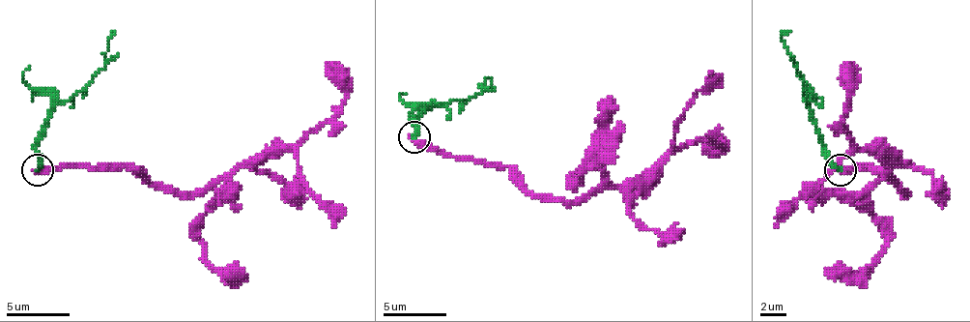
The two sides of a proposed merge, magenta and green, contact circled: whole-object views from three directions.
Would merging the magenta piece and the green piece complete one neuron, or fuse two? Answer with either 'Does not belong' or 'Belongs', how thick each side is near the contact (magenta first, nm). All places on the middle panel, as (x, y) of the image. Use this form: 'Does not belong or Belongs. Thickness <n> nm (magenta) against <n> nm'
Does not belong. Thickness 440 nm (magenta) against 240 nm

